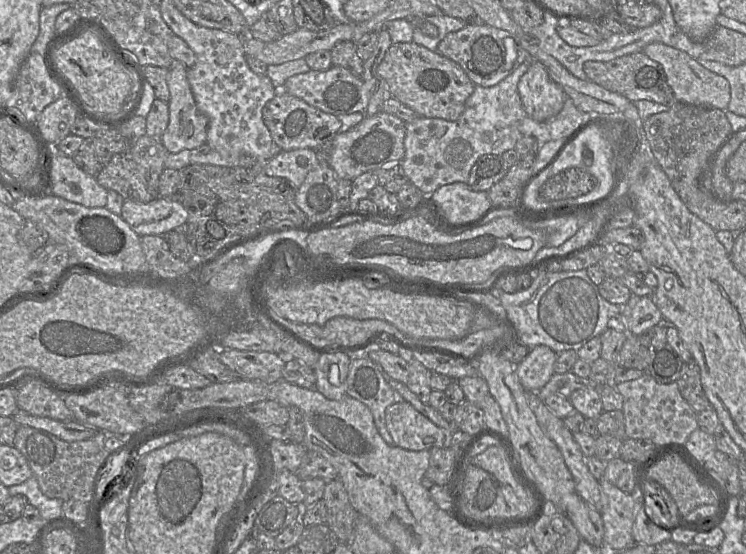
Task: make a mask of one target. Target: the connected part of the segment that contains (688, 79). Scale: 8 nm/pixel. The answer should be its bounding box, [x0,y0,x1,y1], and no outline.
[643,43,730,111]

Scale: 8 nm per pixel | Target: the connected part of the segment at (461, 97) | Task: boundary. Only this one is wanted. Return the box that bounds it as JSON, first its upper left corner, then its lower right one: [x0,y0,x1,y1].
[377,42,475,121]

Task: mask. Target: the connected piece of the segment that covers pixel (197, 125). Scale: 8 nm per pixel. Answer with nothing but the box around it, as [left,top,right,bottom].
[160,61,208,153]

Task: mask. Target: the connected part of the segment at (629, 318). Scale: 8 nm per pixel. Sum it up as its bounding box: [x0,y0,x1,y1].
[622,295,663,336]

